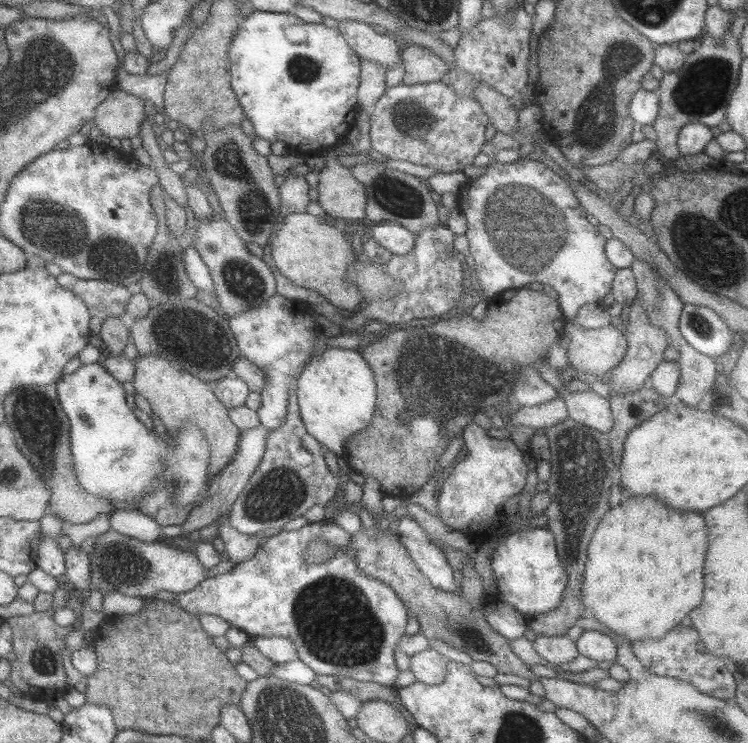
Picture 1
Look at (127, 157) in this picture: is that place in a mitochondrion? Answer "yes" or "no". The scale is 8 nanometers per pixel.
no

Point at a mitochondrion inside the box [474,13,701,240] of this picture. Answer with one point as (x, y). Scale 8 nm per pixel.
(626, 55)

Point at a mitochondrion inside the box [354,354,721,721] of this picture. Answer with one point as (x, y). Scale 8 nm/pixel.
(580, 473)

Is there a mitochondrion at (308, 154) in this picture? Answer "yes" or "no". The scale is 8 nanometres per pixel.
no

